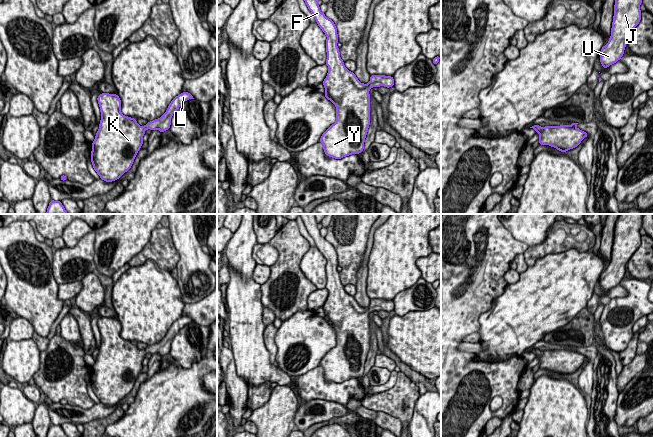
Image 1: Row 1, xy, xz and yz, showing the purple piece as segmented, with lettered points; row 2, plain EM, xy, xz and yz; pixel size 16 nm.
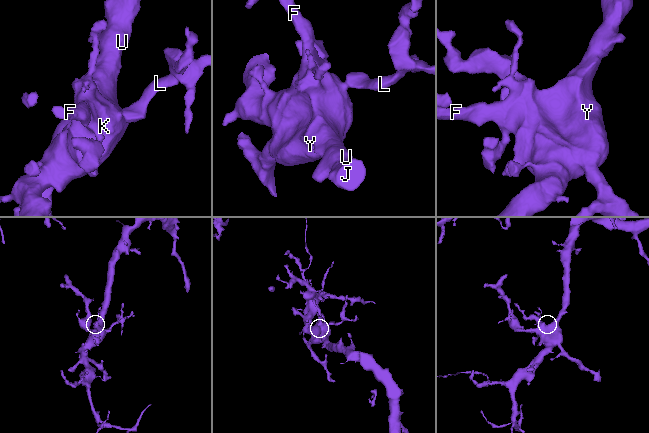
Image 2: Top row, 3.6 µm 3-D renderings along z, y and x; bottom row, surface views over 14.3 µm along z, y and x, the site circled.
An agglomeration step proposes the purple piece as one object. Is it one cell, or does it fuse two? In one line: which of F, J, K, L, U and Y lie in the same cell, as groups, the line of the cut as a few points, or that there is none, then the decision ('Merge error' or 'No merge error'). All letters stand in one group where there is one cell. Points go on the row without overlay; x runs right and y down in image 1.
Groups: F J K L U Y. No split. No merge error

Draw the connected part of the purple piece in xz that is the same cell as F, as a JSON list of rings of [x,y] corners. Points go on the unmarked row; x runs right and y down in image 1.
[[[299,214],[316,247],[327,260],[326,289],[328,297],[323,305],[324,319],[336,331],[336,346],[320,361],[327,380],[341,383],[359,378],[370,349],[370,318],[373,311],[394,310],[394,302],[372,299],[367,308],[361,307],[354,296],[349,295],[340,281],[337,252],[334,246],[320,235],[315,214]]]

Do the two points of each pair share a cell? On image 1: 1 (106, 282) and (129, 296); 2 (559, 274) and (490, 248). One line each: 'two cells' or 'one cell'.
1: two cells
2: two cells

